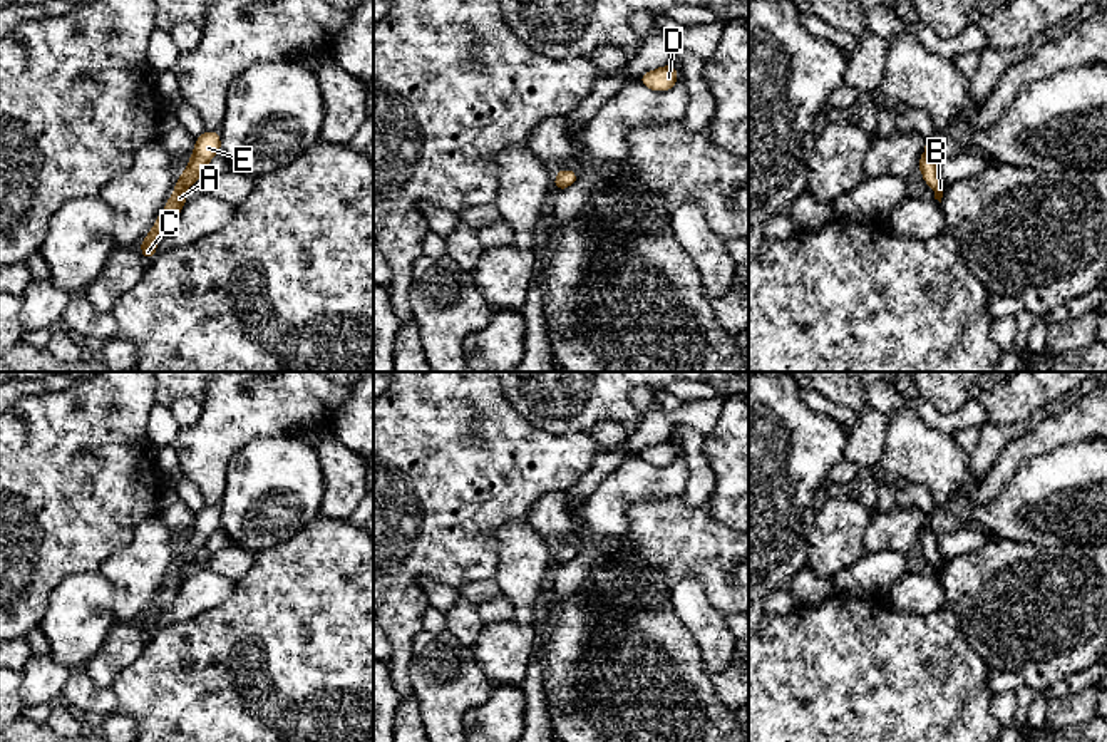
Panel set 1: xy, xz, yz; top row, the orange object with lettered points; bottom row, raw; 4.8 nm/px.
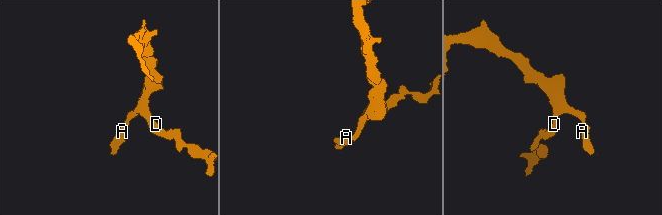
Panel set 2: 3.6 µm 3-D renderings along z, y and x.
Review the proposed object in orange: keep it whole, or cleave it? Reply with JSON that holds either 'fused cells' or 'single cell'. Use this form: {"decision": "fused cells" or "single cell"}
{"decision": "single cell"}

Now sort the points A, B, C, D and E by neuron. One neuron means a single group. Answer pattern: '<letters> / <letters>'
A B C D E

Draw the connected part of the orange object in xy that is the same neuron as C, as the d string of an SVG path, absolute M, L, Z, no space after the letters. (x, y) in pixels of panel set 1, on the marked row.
M204 131L196 137L196 146L186 171L178 178L176 188L167 204L161 211L149 234L139 245L142 258L149 261L156 258L156 245L159 238L172 228L183 206L188 203L184 196L186 189L191 188L198 178L204 176L206 164L219 152L221 152L219 131Z

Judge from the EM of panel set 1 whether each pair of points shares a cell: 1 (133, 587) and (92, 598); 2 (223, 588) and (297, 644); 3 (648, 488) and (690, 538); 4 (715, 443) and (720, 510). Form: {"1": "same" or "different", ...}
{"1": "different", "2": "different", "3": "different", "4": "same"}

